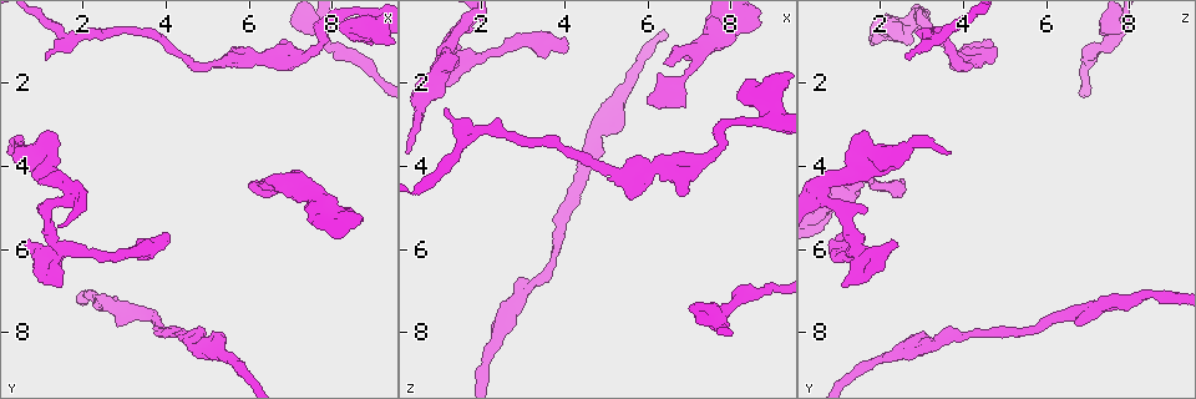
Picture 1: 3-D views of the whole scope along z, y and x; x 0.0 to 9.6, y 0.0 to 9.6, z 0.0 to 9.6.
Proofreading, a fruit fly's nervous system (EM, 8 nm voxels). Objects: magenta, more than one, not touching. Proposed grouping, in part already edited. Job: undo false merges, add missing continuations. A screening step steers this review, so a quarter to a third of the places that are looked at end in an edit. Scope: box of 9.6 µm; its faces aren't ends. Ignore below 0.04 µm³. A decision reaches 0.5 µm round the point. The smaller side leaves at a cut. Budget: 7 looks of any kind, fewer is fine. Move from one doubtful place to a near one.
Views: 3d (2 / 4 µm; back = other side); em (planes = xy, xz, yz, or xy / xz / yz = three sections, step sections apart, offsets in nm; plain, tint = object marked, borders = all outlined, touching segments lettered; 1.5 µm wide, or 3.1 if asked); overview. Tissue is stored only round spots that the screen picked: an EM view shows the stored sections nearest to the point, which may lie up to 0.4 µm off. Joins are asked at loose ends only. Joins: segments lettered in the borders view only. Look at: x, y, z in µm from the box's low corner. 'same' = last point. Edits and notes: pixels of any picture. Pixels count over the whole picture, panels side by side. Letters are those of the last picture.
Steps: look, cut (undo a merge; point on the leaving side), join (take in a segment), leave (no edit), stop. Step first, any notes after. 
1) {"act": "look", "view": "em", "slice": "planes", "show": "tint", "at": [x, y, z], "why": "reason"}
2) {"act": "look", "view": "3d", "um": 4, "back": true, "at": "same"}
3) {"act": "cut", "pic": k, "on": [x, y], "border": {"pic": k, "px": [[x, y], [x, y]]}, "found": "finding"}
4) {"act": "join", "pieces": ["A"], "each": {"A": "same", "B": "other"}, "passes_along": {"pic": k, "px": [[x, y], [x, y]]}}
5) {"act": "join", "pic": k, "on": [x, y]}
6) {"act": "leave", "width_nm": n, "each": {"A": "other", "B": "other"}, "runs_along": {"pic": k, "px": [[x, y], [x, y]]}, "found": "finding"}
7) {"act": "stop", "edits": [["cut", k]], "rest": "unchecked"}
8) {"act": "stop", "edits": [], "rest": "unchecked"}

{"act": "look", "view": "em", "slice": "planes", "show": "tint", "at": [5.90, 1.40, 4.15], "why": "arms part here"}

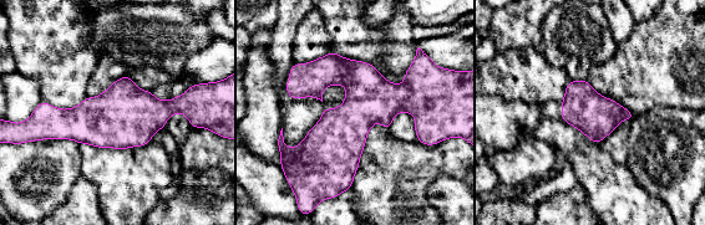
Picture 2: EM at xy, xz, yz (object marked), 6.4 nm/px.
{"act": "look", "view": "em", "slice": "planes", "show": "borders", "at": "same"}

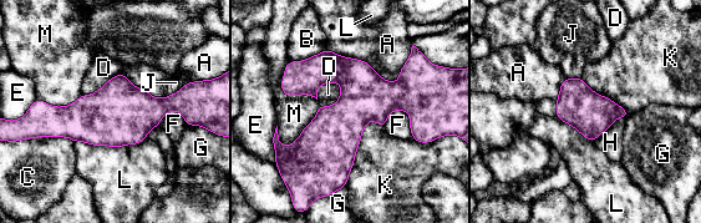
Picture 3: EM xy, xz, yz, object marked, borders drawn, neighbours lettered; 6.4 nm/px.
{"act": "leave", "width_nm": 320, "each": {"A": "other", "B": "other", "C": "other", "D": "other", "E": "other", "F": "other", "G": "other", "H": "other", "J": "other", "K": "other", "L": "other", "M": "other"}, "border": {"pic": 3, "px": [[338, 81], [340, 97], [325, 107]]}, "found": "one neuron here"}

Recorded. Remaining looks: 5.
{"act": "look", "view": "em", "slice": "xz", "step": 8, "show": "tint", "at": [1.10, 1.45, 2.65], "why": "free end"}

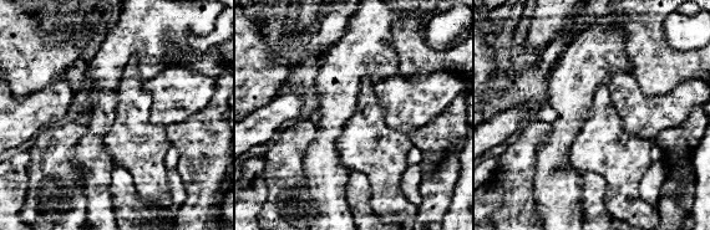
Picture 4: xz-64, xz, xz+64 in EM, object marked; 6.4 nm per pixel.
{"act": "look", "view": "em", "slice": "planes", "show": "borders", "at": "same", "why": "cut it another way"}

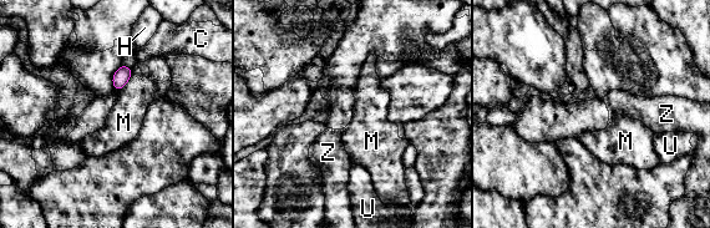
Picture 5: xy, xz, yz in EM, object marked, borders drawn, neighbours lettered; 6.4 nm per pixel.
{"act": "leave", "each": {"C": "other", "H": "other", "M": "other", "U": "other", "Z": "other"}, "border": {"pic": 5, "px": [[133, 67], [130, 80], [117, 92]]}, "found": "none of them fits"}

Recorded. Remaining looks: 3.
{"act": "look", "view": "em", "slice": "planes", "show": "borders", "at": [4.00, 5.70, 1.00], "why": "long arm stops here"}

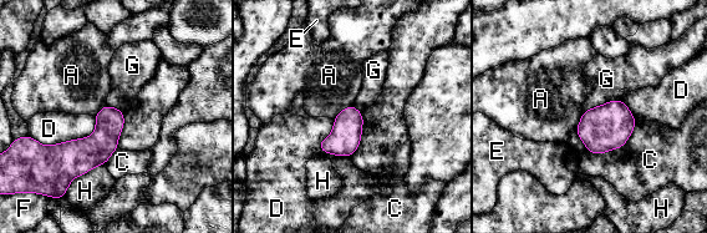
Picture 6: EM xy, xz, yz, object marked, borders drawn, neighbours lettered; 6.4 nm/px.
{"act": "leave", "width_nm": 190, "longest_contact_nm": ["D", 460], "each": {"A": "other", "C": "other", "D": "other", "E": "other", "F": "other", "G": "other", "H": "other"}, "found": "none of them fits"}

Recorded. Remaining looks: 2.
{"act": "stop", "edits": [], "rest": "unchecked"}

